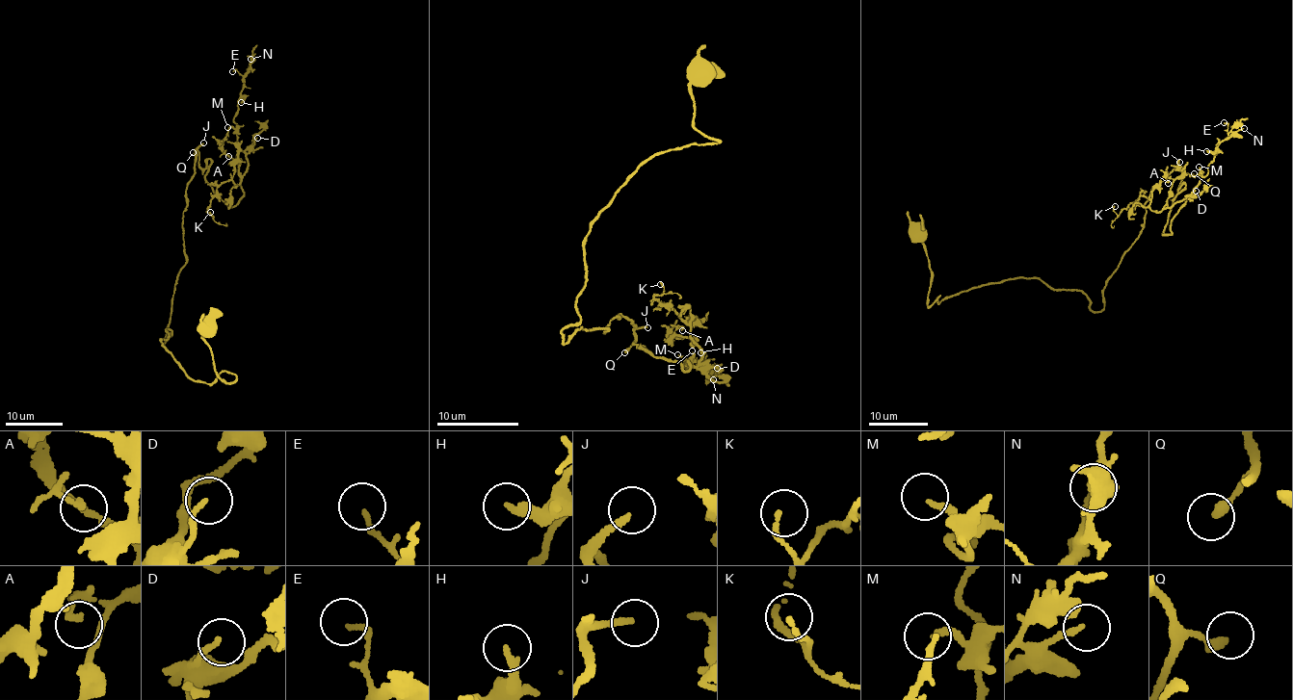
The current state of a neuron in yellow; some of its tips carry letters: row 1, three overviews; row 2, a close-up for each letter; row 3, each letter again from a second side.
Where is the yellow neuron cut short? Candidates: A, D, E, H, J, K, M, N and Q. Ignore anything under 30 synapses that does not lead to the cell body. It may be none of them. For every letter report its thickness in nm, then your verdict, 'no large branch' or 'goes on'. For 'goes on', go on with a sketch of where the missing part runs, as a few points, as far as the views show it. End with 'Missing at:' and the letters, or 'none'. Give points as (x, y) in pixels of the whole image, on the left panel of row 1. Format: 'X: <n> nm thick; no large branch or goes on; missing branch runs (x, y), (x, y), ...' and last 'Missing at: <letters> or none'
A: 170 nm thick; no large branch
D: 140 nm thick; no large branch
E: 140 nm thick; no large branch
H: 240 nm thick; no large branch
J: 190 nm thick; goes on; missing branch runs (203, 142), (223, 125), (216, 173), (220, 242), (236, 264), (237, 280), (250, 290), (257, 332), (228, 381)
K: 150 nm thick; no large branch
M: 170 nm thick; no large branch
N: 170 nm thick; no large branch
Q: 300 nm thick; no large branch
Missing at: J

